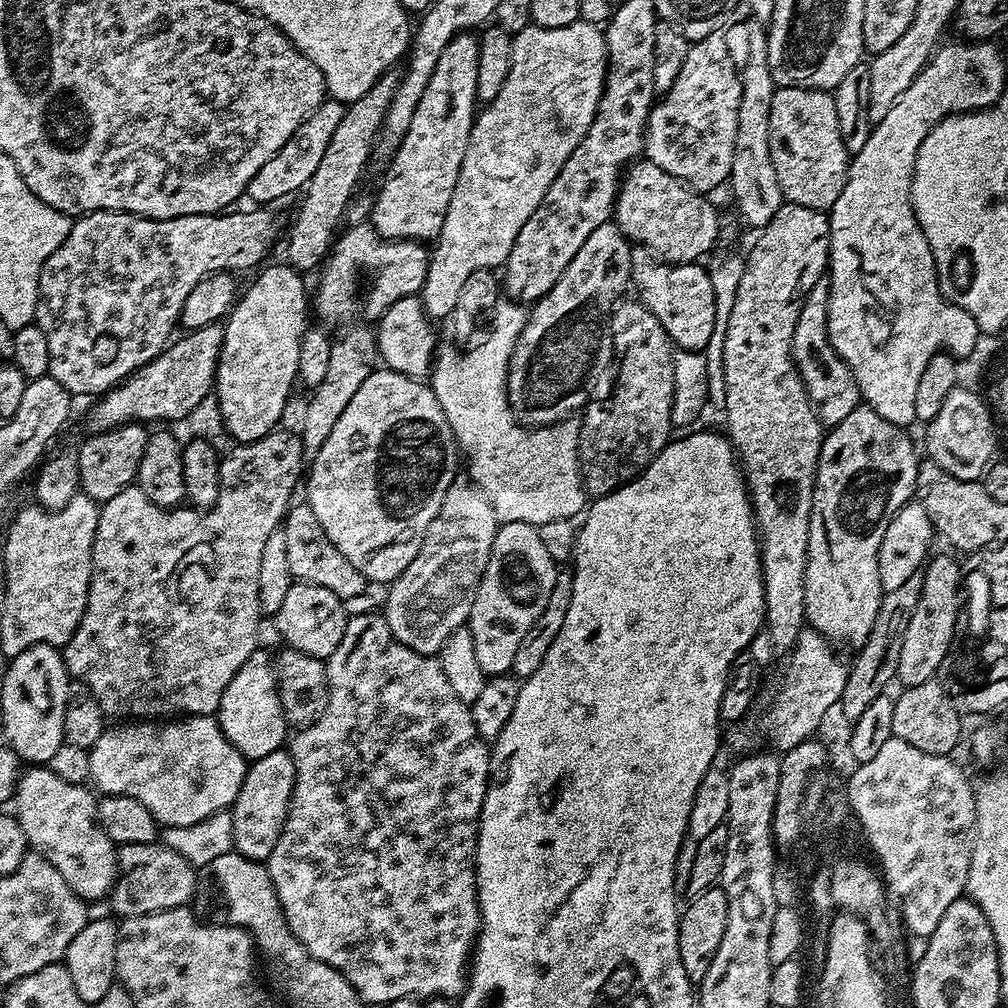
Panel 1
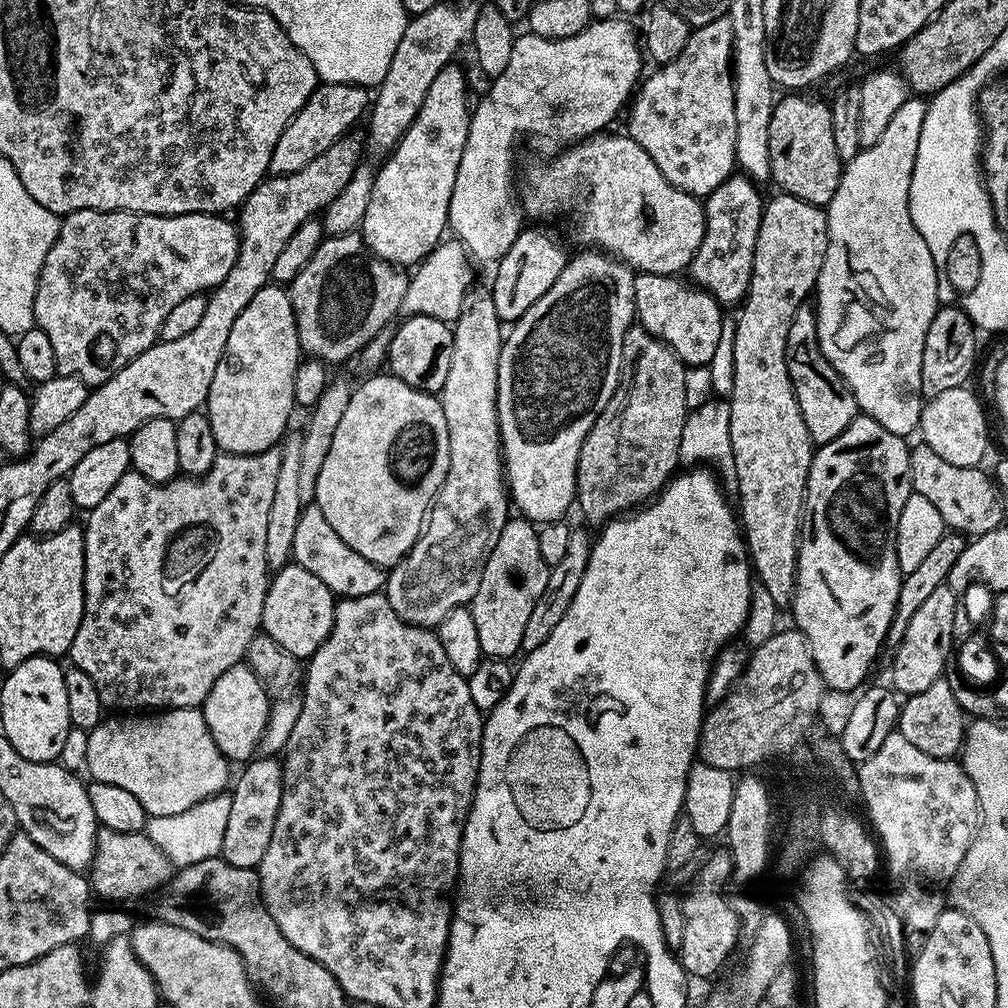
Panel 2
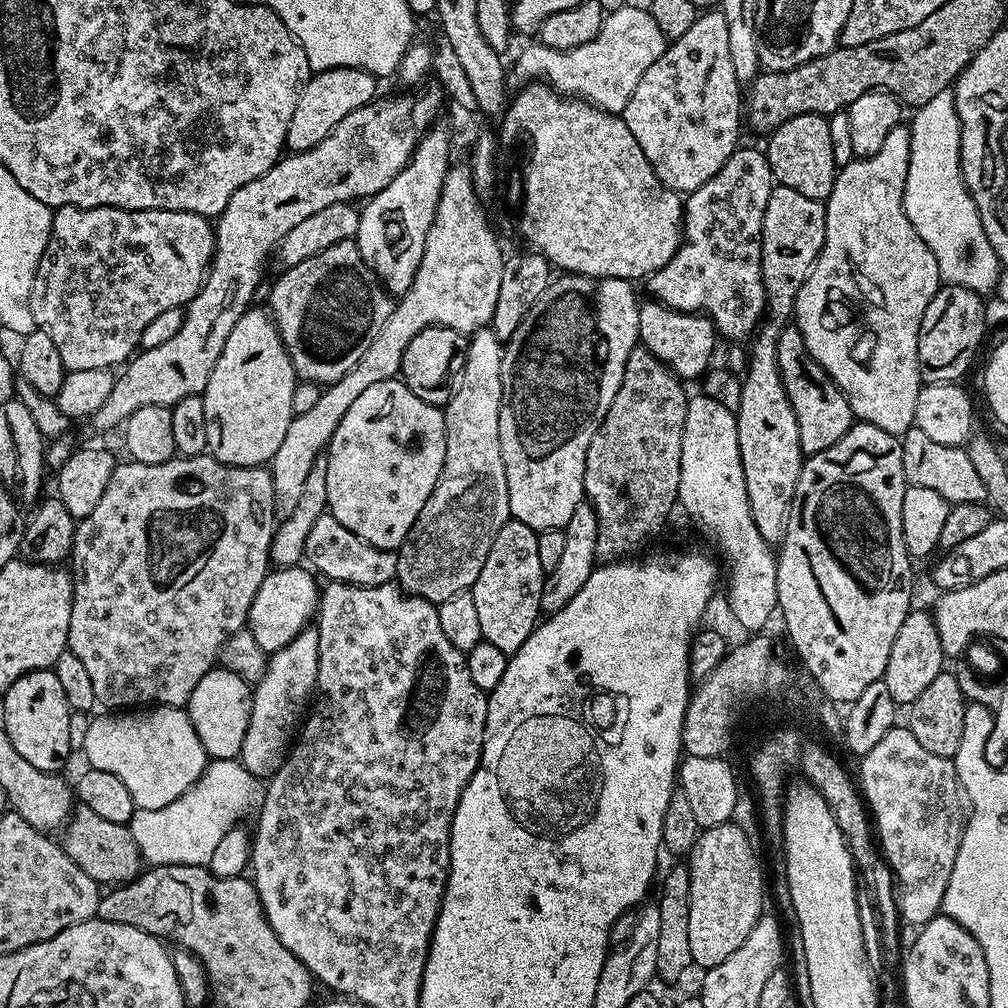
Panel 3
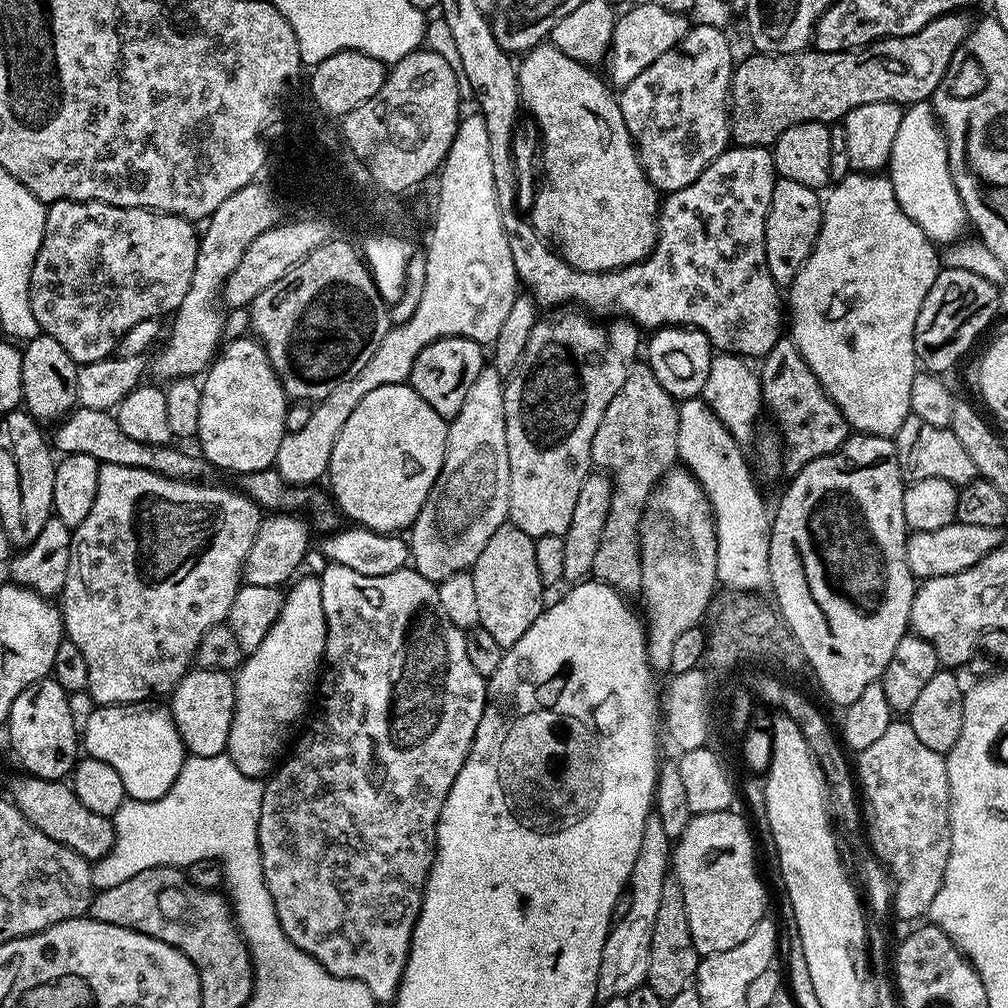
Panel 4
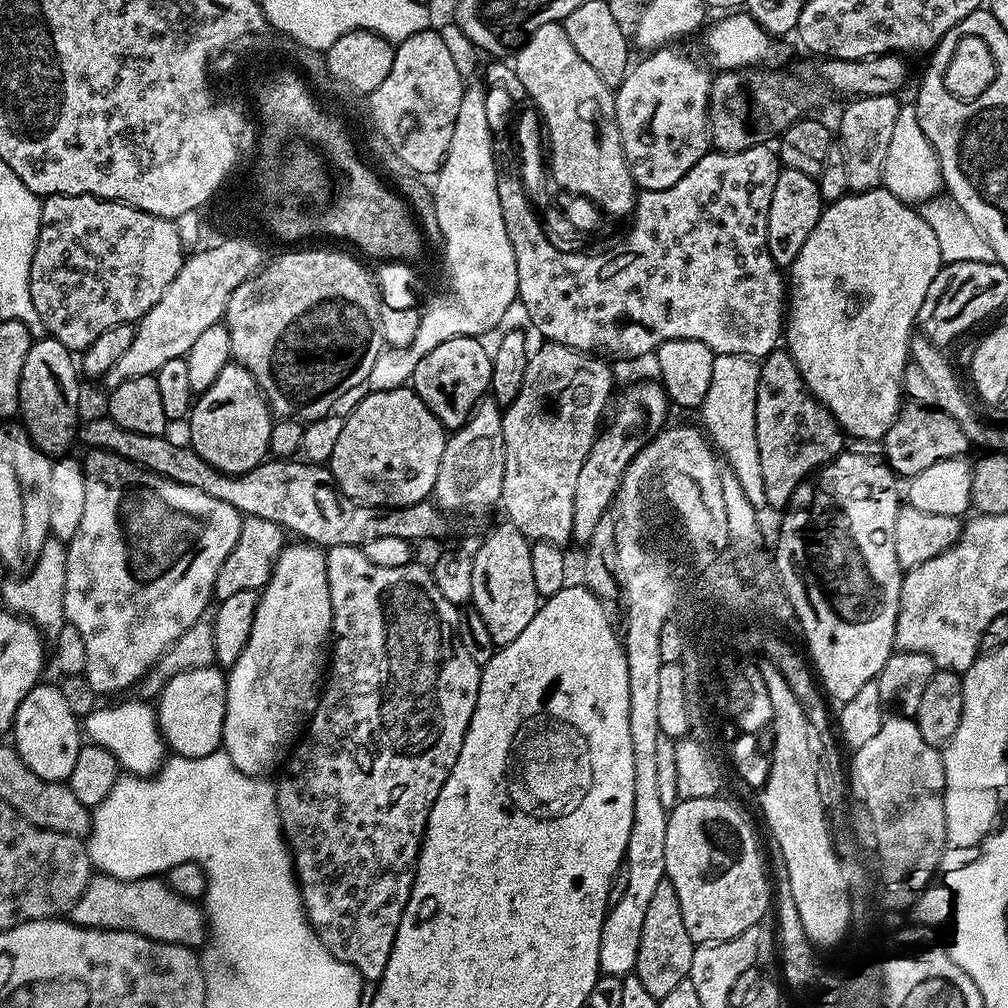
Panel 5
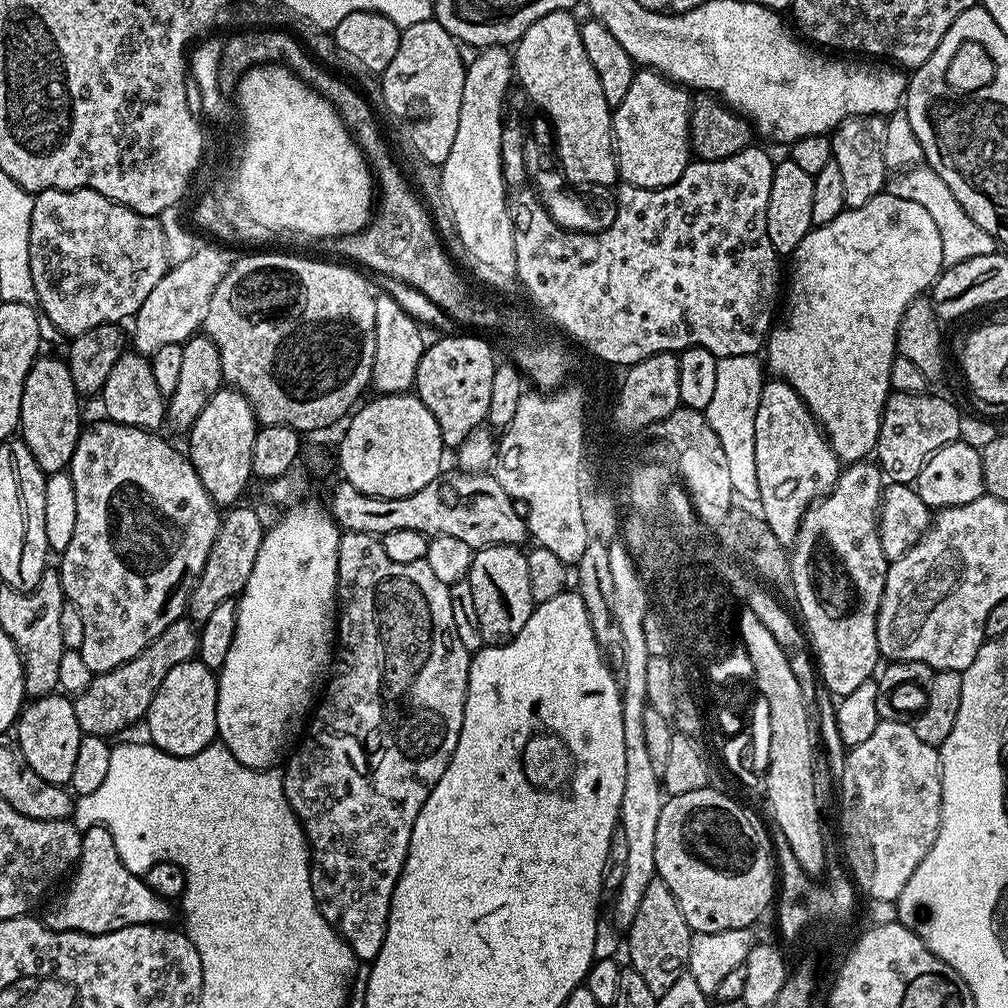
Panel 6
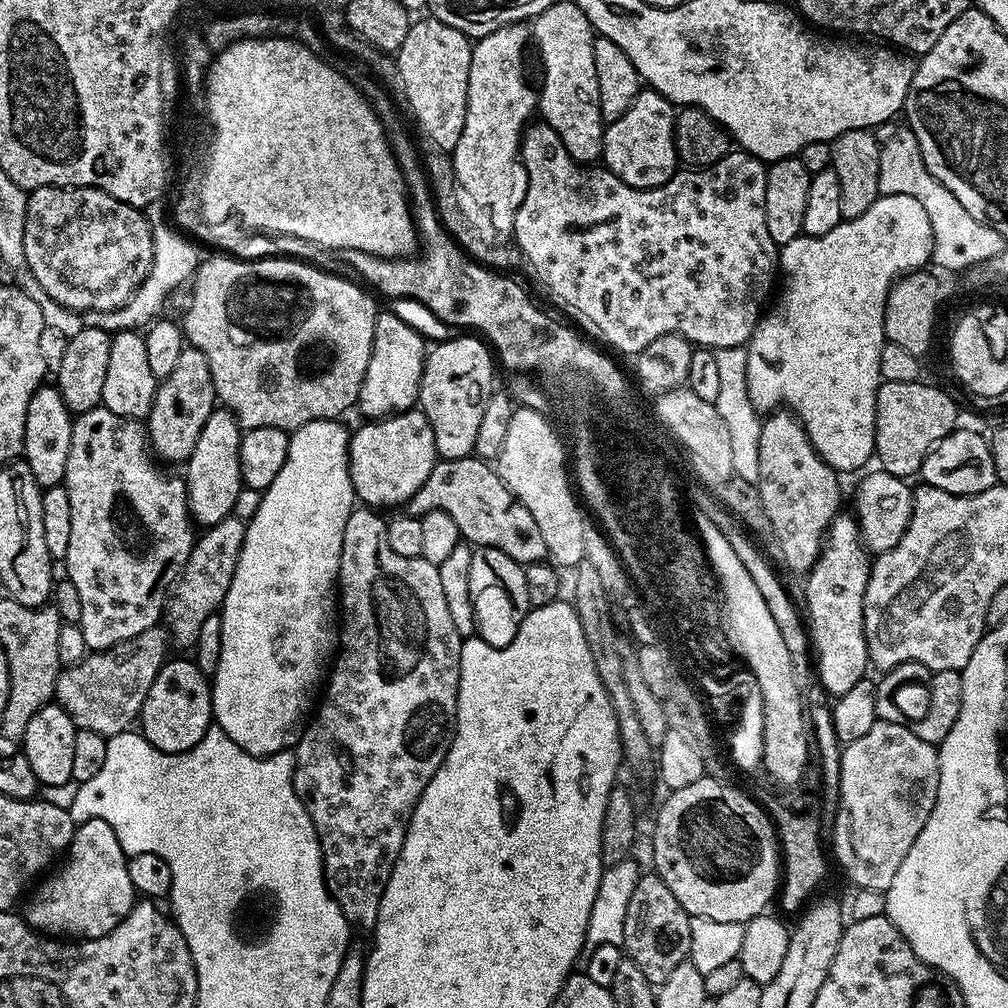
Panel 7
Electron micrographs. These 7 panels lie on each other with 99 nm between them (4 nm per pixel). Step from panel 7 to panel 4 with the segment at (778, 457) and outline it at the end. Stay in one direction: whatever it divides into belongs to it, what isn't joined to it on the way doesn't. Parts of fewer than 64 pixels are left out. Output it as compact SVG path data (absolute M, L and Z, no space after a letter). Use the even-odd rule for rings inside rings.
M782 338L770 346L770 350L759 361L760 398L765 409L772 411L776 419L778 435L782 445L782 468L785 473L795 474L814 458L836 452L850 435L846 418L836 403L822 390L814 370L806 366L806 358L791 338Z

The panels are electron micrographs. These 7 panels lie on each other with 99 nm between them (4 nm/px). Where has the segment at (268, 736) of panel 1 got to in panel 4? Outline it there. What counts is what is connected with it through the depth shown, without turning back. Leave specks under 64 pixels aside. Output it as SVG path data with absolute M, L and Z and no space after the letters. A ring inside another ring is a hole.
M193 667L181 678L176 689L170 694L170 707L174 726L178 726L178 734L191 755L218 756L227 749L230 726L236 713L236 682L229 673Z

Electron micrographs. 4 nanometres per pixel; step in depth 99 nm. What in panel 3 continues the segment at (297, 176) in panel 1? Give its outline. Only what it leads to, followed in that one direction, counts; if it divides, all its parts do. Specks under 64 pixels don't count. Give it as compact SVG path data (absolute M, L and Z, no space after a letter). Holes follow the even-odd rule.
M335 68L309 75L298 98L298 106L294 106L294 115L290 117L287 151L305 152L318 146L318 142L322 142L322 138L326 138L330 130L334 130L334 126L338 126L338 122L346 118L346 114L354 114L354 110L377 99L376 84L377 77L364 68Z

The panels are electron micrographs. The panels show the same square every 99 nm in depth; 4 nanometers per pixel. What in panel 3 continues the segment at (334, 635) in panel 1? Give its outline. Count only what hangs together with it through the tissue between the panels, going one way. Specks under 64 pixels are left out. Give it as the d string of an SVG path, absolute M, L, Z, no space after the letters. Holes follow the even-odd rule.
M304 566L273 567L266 574L266 578L262 578L262 586L258 586L254 602L250 602L246 626L264 652L271 654L286 647L303 628L313 623L320 606L321 593L318 584L316 588L315 579L317 577Z

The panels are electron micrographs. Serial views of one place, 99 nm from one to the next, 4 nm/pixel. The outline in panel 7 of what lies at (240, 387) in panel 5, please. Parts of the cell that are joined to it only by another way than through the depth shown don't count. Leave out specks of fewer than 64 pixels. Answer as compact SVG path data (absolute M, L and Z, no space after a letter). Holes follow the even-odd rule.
M220 406L206 418L206 426L186 462L188 476L188 513L197 525L209 528L222 518L233 515L240 489L244 487L240 469L240 437L242 429L236 416L227 408Z

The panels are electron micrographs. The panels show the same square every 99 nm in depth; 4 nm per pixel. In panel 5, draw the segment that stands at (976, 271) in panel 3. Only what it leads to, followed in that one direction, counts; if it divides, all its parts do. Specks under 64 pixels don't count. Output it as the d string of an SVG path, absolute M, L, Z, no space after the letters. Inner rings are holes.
M902 106L898 110L898 119L894 121L894 131L890 137L890 146L886 150L883 187L904 203L919 206L925 200L935 200L944 188L944 179L940 173L938 154L930 146L930 138L922 134L918 126L918 114L915 107Z

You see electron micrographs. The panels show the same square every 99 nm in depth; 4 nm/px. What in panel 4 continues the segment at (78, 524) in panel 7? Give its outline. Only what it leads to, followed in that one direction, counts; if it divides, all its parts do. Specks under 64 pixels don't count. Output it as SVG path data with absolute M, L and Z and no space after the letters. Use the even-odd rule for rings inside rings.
M101 464L98 470L98 494L94 494L94 506L90 506L90 514L86 514L86 519L72 533L70 570L66 574L66 586L58 604L64 618L65 637L72 640L74 646L82 650L82 658L86 658L86 670L90 674L86 691L91 694L92 701L96 705L133 704L139 700L167 697L193 667L196 651L200 649L206 630L227 621L230 604L234 602L234 594L242 583L244 562L250 554L250 546L254 546L254 538L260 529L262 509L250 497L245 496L243 491L235 487L219 488L212 483L172 480L148 469Z

